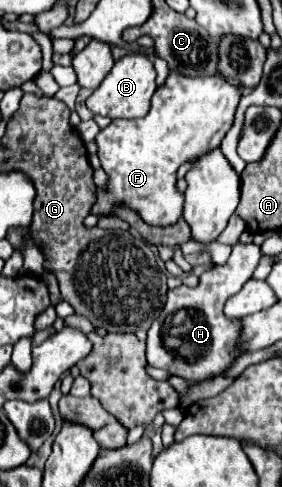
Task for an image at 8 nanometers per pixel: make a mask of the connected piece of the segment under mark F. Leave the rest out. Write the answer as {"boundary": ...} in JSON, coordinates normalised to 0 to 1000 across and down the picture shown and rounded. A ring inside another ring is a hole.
{"boundary":[[[603,144],[589,168],[546,189],[532,230],[511,242],[411,242],[340,279],[348,324],[383,357],[383,382],[348,390],[326,439],[383,444],[411,419],[440,419],[539,464],[617,460],[645,439],[652,411],[624,390],[624,349],[688,320],[716,320],[723,308],[780,300],[823,263],[851,201],[851,185],[780,156],[660,156]]]}

